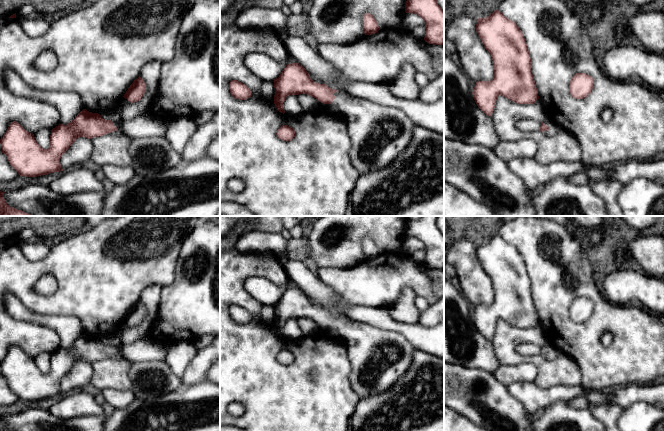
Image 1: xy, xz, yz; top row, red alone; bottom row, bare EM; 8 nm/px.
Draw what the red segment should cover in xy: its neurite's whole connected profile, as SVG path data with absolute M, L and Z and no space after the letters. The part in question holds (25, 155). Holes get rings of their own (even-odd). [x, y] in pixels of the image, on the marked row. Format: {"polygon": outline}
{"polygon": "M83 109L67 125L59 124L51 130L50 146L42 148L34 134L13 121L0 139L2 153L20 176L37 177L63 171L61 156L79 137L92 139L107 133L124 134L120 121L103 119L98 113Z"}

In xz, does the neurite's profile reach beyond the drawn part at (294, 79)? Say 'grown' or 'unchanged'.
grown

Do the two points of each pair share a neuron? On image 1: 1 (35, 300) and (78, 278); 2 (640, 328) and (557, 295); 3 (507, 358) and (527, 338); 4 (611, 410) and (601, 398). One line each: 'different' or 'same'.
1: same
2: same
3: same
4: different

